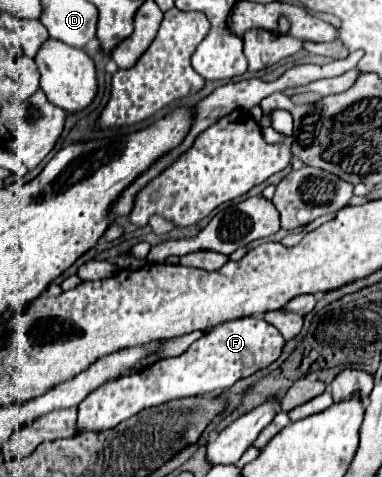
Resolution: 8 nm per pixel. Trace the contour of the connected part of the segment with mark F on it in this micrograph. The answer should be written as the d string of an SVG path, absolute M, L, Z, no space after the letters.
M244 317L214 327L208 335L194 341L182 355L158 359L140 373L132 373L102 385L92 391L78 409L78 433L82 431L104 431L130 419L142 409L156 407L174 399L198 397L206 393L220 393L234 385L238 379L250 377L256 371L268 367L278 359L284 347L282 333L264 317Z

